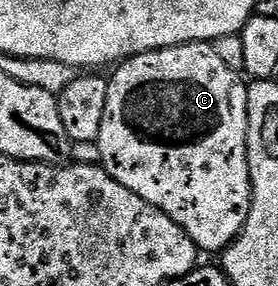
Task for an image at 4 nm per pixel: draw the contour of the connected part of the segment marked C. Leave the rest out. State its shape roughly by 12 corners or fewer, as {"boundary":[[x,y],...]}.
{"boundary":[[210,42],[114,67],[103,169],[218,255],[247,87]]}

